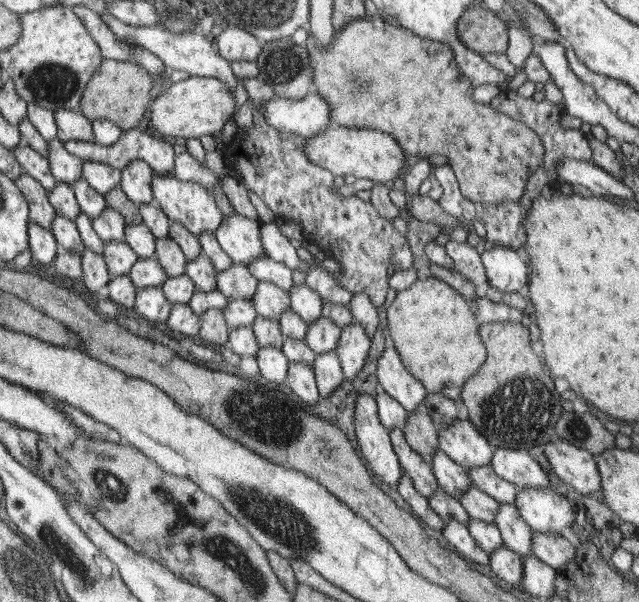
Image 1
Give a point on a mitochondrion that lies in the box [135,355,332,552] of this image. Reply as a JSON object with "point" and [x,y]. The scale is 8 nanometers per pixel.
{"point":[273,422]}

